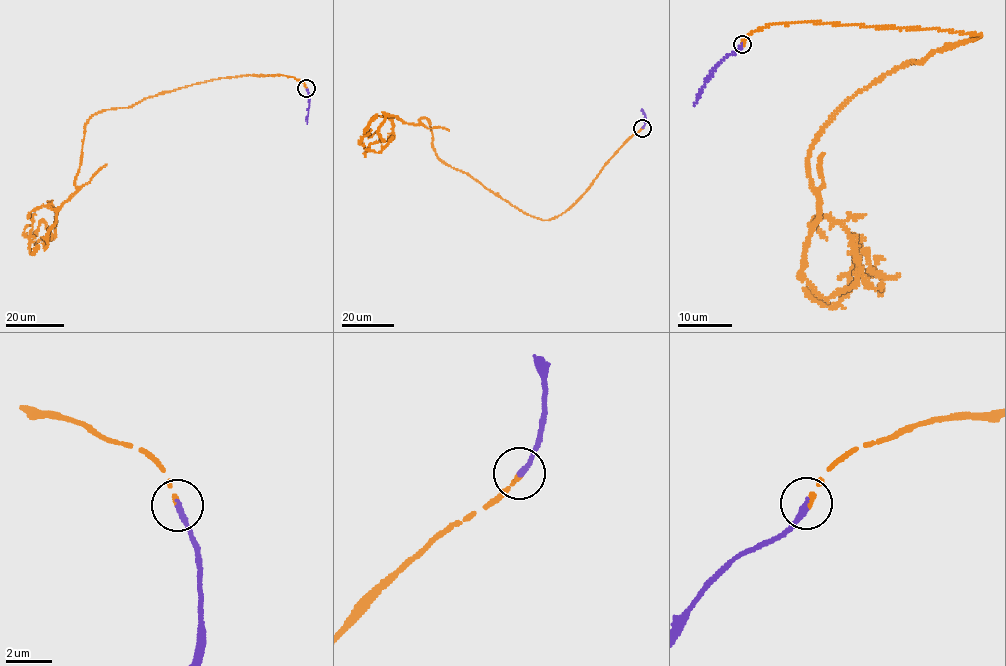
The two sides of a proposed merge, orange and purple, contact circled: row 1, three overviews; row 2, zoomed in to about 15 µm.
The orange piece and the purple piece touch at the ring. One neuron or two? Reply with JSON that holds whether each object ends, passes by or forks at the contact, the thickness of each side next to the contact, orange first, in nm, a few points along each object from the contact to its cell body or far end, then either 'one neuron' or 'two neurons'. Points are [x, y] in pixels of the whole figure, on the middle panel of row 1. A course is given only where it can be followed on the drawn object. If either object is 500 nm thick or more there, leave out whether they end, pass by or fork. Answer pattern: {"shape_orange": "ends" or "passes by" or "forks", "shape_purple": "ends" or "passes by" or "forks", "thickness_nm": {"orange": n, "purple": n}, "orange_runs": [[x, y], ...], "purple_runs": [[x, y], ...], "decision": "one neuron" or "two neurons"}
{"shape_orange": "ends", "shape_purple": "ends", "thickness_nm": {"orange": 220, "purple": 280}, "orange_runs": [[642, 128], [580, 198], [544, 220], [447, 165], [427, 119], [386, 115], [376, 141], [364, 132], [376, 113]], "purple_runs": [[642, 128], [645, 117], [641, 108]], "decision": "one neuron"}

